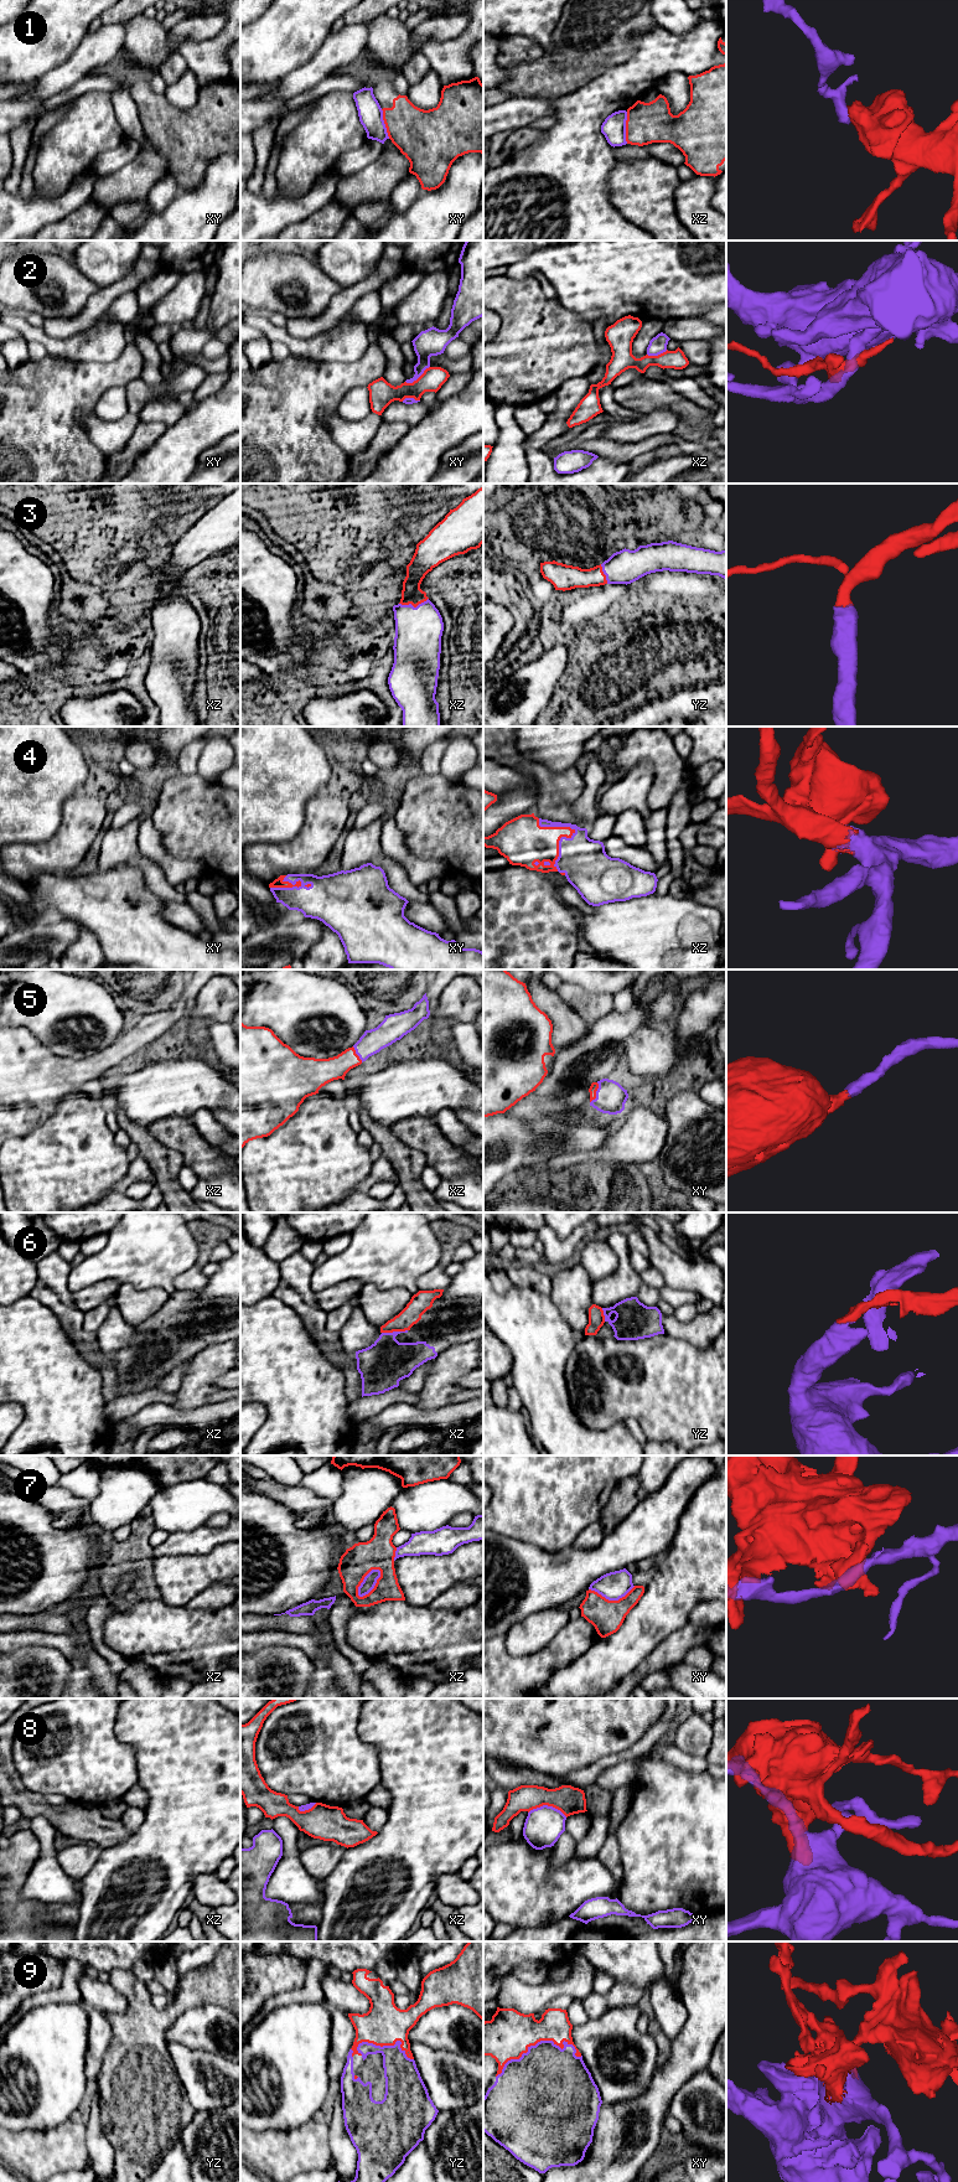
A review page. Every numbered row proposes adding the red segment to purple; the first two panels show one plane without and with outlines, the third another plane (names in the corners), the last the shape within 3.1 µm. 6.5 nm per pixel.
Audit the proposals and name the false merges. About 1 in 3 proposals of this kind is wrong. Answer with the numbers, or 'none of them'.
1, 2, 7, 8

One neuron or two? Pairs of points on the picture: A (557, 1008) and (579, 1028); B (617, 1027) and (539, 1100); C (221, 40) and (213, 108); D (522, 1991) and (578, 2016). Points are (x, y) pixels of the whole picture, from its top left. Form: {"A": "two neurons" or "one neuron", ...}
{"A": "one neuron", "B": "one neuron", "C": "two neurons", "D": "two neurons"}

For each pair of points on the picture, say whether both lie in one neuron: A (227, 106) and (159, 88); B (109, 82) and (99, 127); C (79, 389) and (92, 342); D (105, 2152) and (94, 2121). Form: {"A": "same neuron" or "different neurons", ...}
{"A": "different neurons", "B": "different neurons", "C": "different neurons", "D": "same neuron"}

